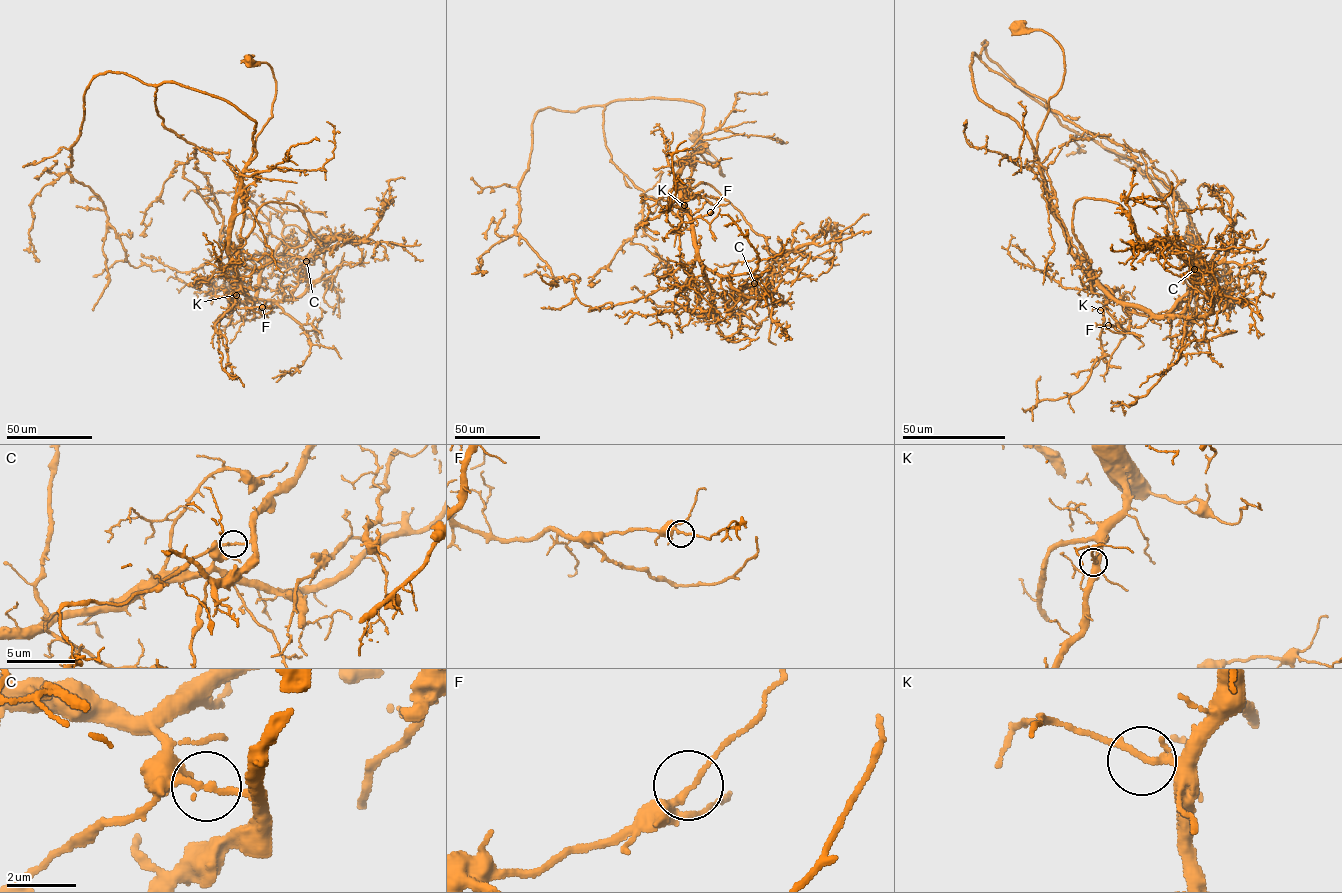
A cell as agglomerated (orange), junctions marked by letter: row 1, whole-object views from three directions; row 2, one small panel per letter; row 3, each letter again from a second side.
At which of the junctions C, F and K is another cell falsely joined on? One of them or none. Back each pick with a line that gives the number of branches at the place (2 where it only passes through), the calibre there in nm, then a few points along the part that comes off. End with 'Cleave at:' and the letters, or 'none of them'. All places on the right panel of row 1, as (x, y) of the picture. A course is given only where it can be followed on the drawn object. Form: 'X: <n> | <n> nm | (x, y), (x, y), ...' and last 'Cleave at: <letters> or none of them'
C: 2 | 180 nm | (1194, 269), (1171, 244), (1142, 245), (1120, 205), (1079, 199), (1073, 234), (1129, 323), (1110, 356), (1071, 374)
Cleave at: C

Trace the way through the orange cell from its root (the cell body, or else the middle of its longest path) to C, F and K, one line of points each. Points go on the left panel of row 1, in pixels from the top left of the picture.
C: (249, 61), (272, 68), (276, 95), (242, 176), (229, 258), (248, 299), (274, 257), (306, 261)
F: (249, 61), (272, 68), (276, 95), (235, 201), (229, 253), (240, 288), (230, 301), (239, 308), (262, 307)
K: (249, 61), (272, 68), (276, 95), (235, 201), (229, 253), (240, 284), (236, 295)

